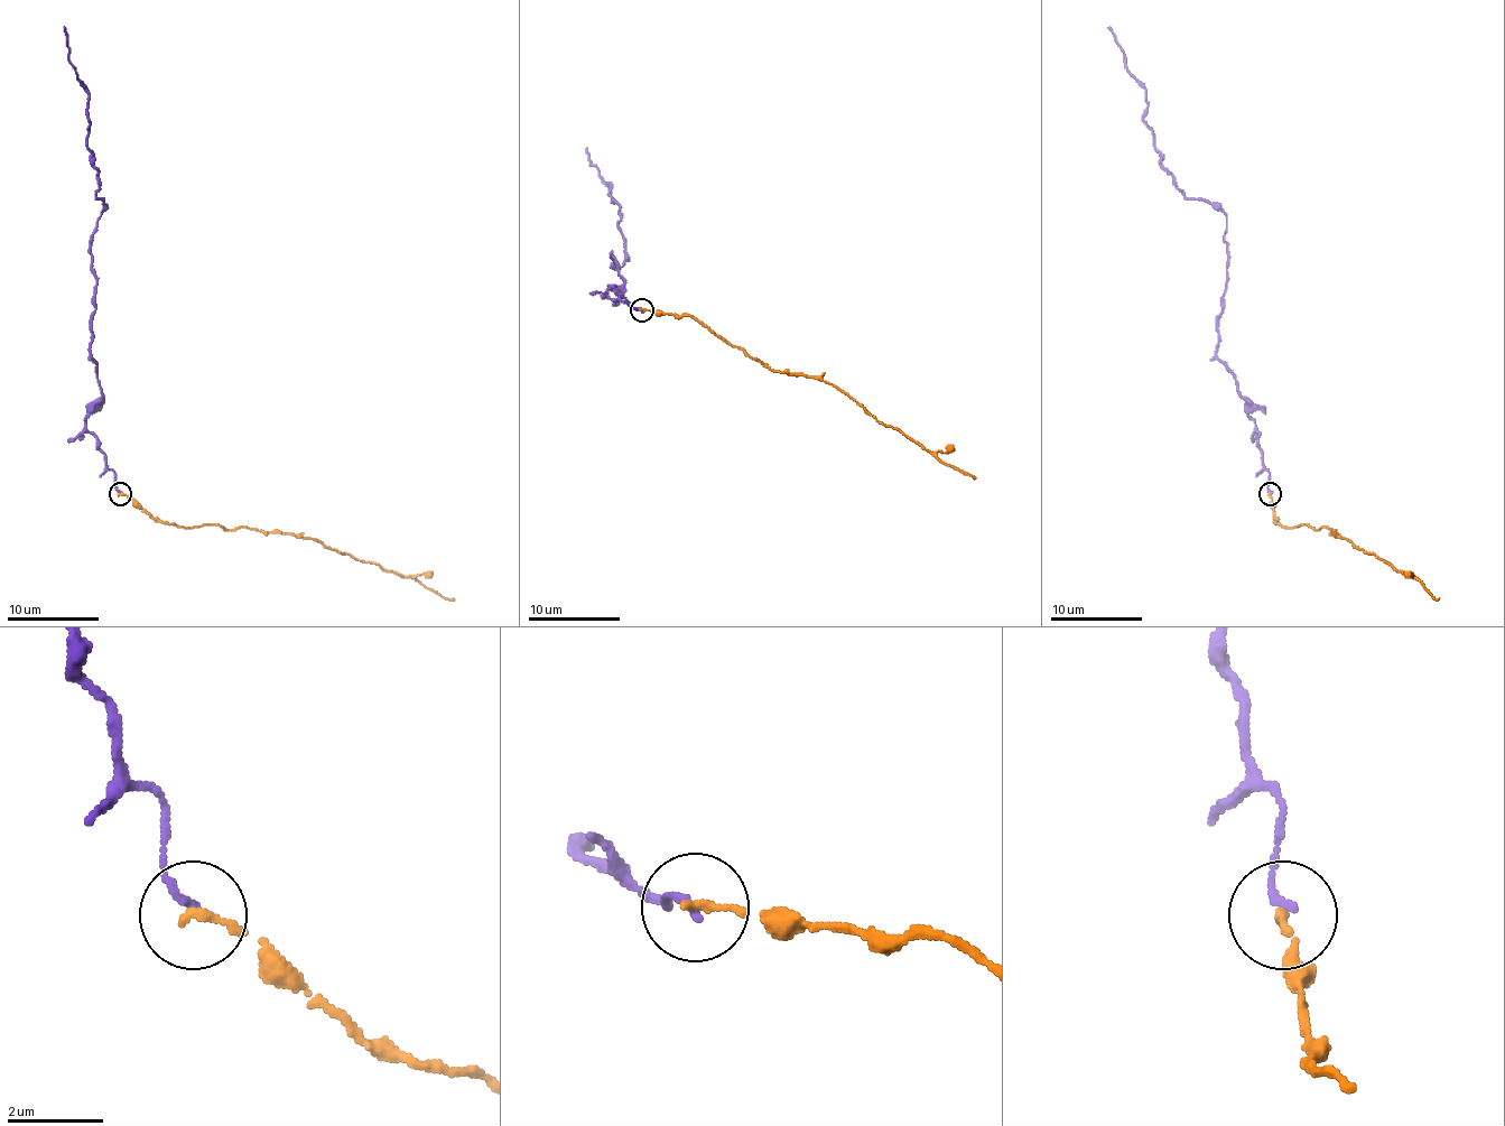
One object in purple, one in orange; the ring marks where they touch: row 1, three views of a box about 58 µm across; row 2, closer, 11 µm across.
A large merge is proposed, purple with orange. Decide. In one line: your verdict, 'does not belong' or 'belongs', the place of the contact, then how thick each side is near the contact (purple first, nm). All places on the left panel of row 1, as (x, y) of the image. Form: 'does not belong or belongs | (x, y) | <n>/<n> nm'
does not belong | (120, 494) | 170/170 nm

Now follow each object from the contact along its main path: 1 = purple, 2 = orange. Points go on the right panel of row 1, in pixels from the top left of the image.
1: (1270, 493), (1256, 425), (1215, 354), (1227, 216), (1188, 198), (1163, 166), (1142, 119), (1146, 91), (1108, 27)
2: (1270, 493), (1275, 521), (1282, 528), (1307, 526), (1329, 530), (1396, 570), (1414, 576), (1437, 601)

